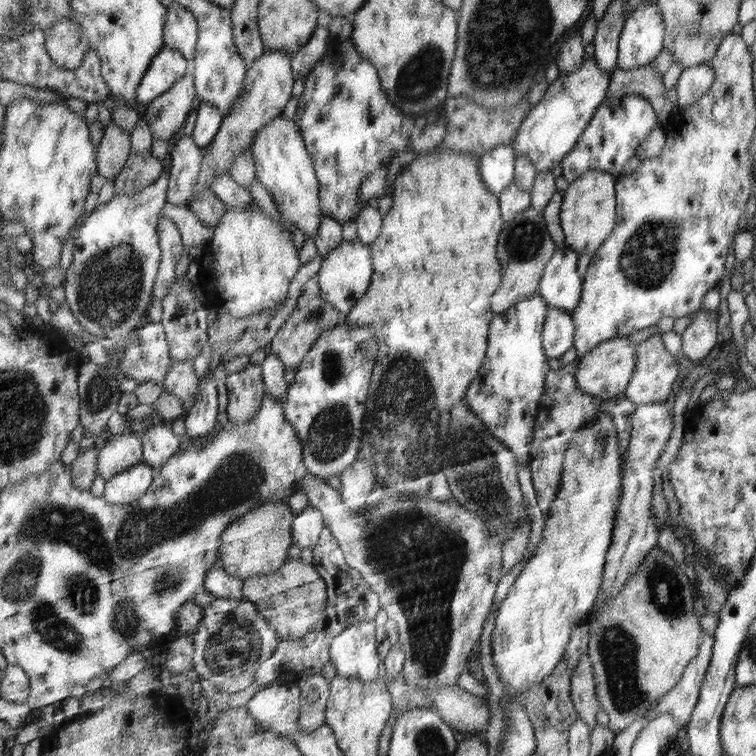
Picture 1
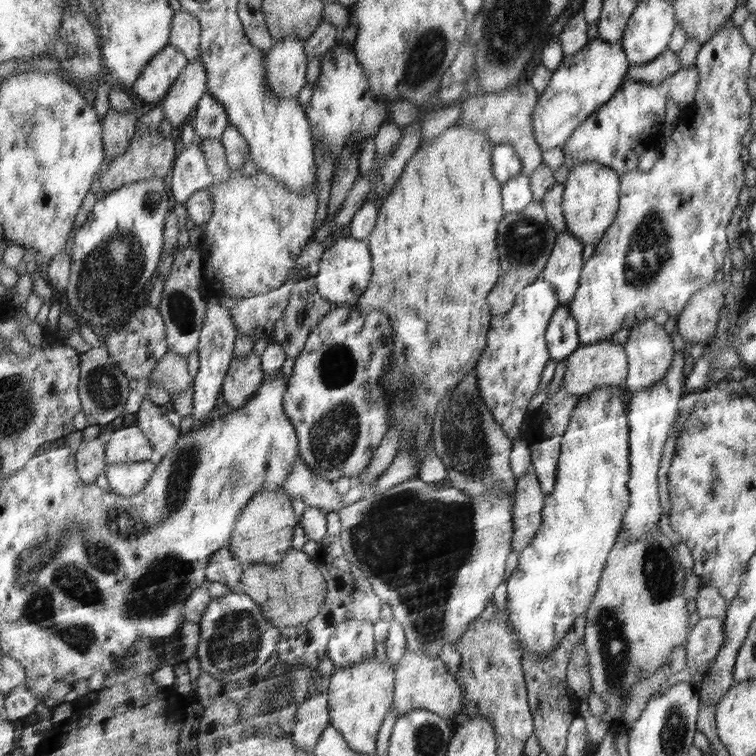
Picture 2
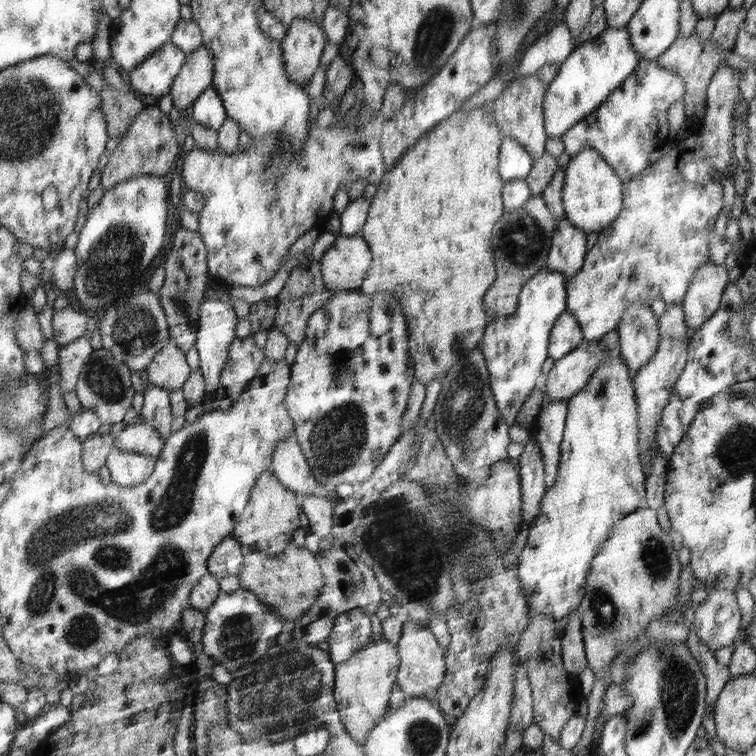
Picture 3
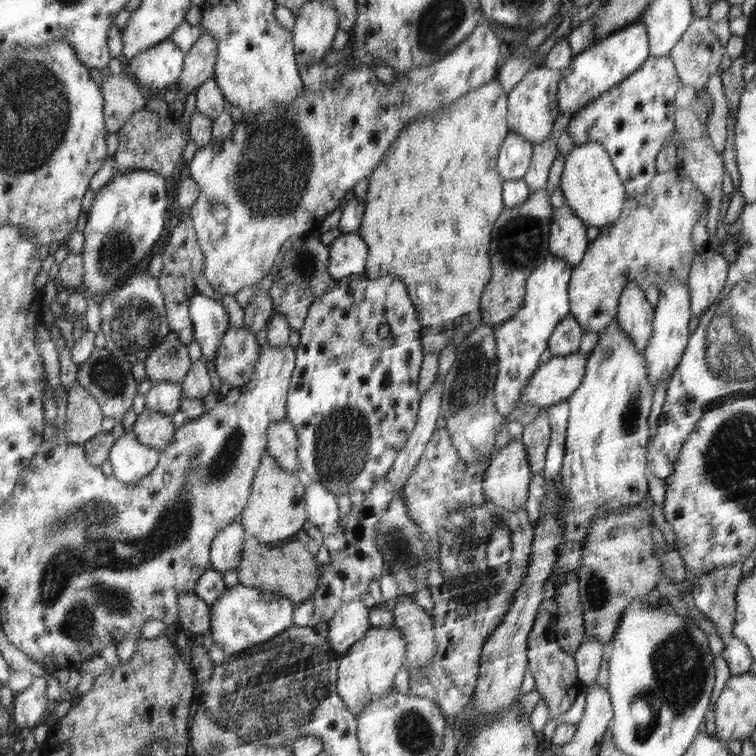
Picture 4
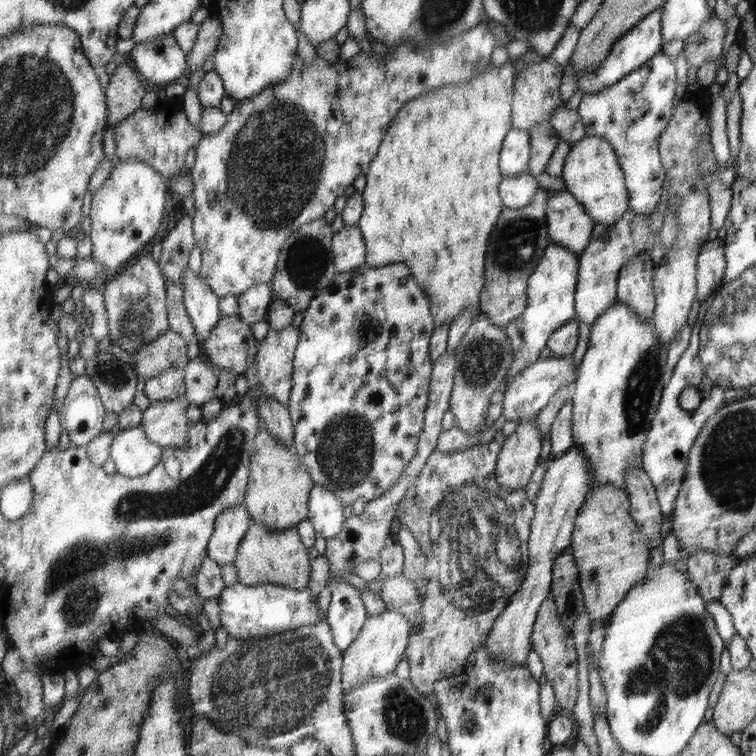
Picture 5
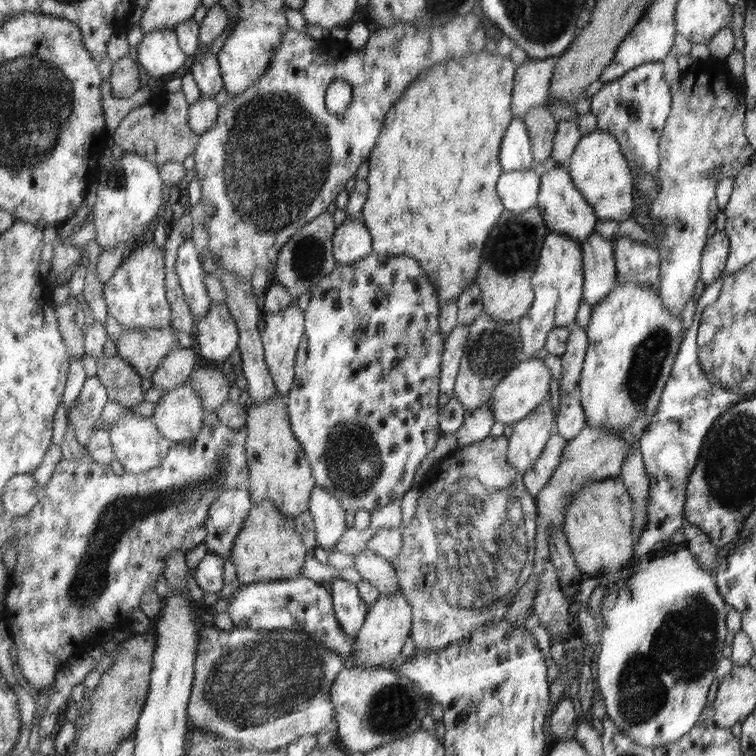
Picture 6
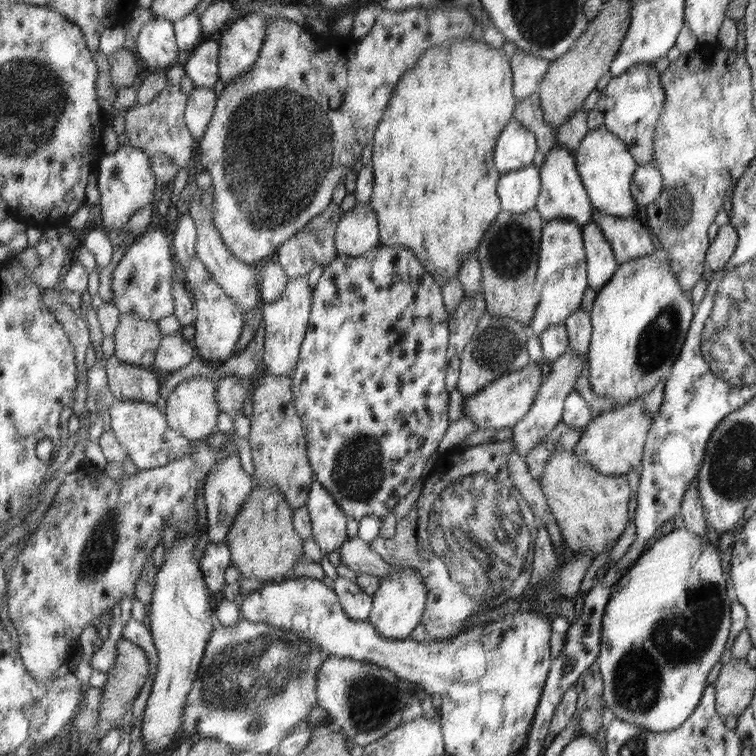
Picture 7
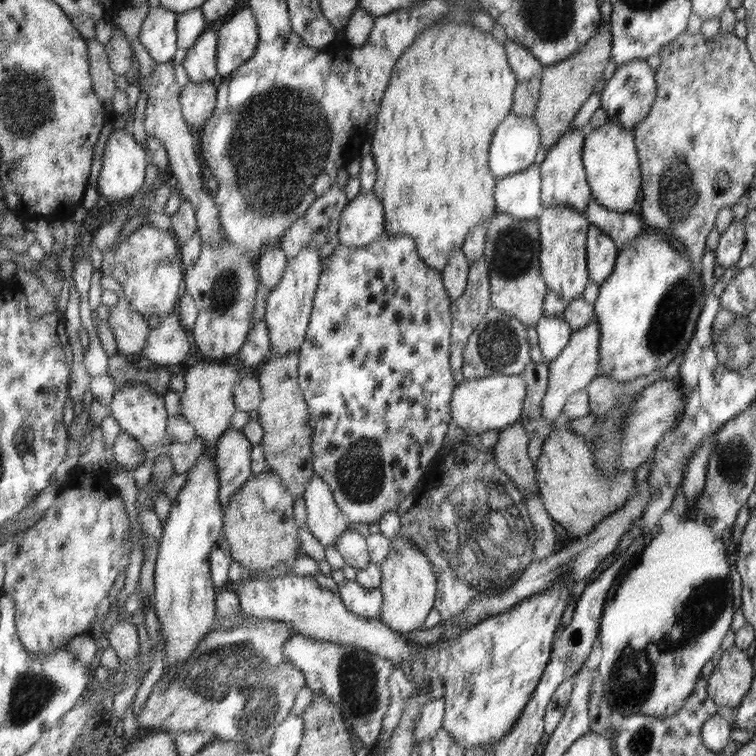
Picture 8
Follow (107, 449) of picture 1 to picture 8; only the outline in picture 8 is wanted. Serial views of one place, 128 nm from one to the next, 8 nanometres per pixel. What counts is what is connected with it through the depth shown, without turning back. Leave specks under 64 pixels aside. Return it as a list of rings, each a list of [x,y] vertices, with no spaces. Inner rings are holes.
[[[199,364],[193,366],[185,380],[187,390],[183,394],[183,414],[187,421],[197,430],[197,435],[207,442],[215,445],[231,429],[231,420],[237,412],[235,403],[235,386],[250,373],[241,365],[221,366],[221,364]]]

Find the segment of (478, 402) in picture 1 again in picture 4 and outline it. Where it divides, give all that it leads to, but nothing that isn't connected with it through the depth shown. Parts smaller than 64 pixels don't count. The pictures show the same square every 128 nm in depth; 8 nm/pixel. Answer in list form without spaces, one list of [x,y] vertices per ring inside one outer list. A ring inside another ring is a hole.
[[[549,254],[528,279],[525,306],[507,323],[495,326],[498,344],[499,374],[495,382],[495,404],[503,415],[511,414],[523,387],[541,366],[541,354],[549,348],[550,338],[559,324],[571,315],[570,283],[574,266],[567,259]]]

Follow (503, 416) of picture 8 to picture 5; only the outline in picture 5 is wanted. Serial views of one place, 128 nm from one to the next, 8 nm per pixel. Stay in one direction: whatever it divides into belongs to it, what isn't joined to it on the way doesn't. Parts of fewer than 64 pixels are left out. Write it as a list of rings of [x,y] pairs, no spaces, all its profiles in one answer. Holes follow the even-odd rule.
[[[553,356],[541,358],[528,368],[517,373],[511,379],[509,387],[505,389],[505,401],[503,401],[503,408],[505,408],[503,416],[505,420],[521,425],[522,423],[529,423],[531,420],[537,419],[537,416],[551,402],[551,399],[558,394],[559,389],[565,383],[569,383],[569,381],[577,382],[577,375],[579,375],[577,369],[578,367],[575,368],[575,364],[572,364],[571,358]]]

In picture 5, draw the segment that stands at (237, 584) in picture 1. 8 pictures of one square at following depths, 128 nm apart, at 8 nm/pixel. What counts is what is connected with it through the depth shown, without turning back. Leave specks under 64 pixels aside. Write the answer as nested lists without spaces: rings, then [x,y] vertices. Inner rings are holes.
[[[244,502],[219,513],[208,546],[209,557],[221,566],[233,566],[251,521],[251,513]]]

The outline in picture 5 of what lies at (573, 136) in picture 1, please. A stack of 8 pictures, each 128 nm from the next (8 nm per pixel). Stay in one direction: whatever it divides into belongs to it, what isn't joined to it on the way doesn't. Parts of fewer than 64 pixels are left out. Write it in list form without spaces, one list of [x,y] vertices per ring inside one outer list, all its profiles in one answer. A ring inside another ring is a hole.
[[[662,8],[652,12],[649,16],[639,22],[638,26],[632,28],[623,38],[617,40],[611,48],[611,54],[599,64],[599,68],[595,72],[583,74],[577,80],[577,90],[584,93],[597,93],[603,91],[607,87],[618,84],[631,72],[639,70],[639,68],[648,64],[654,56],[663,52],[663,10]]]

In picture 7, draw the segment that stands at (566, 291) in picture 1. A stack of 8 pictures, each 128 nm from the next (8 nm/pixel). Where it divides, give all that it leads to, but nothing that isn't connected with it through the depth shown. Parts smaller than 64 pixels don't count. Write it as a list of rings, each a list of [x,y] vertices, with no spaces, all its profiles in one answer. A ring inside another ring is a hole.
[[[557,145],[551,153],[547,154],[546,161],[540,168],[542,190],[539,195],[536,209],[546,220],[571,219],[585,227],[587,223],[594,220],[595,209],[591,202],[587,187],[581,179],[581,173],[577,169],[575,150],[567,149]]]

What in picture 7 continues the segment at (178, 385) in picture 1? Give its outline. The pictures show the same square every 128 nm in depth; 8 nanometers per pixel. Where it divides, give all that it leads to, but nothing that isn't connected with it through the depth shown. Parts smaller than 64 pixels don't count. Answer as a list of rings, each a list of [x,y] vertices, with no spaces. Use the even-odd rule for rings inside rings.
[[[133,312],[120,314],[114,333],[115,356],[127,364],[151,370],[163,336],[157,322],[144,320]]]

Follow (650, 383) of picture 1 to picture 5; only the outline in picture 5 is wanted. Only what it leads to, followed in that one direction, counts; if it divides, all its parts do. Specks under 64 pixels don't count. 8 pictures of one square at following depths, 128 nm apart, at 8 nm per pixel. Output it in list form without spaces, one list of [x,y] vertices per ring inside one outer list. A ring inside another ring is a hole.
[[[639,255],[625,263],[618,280],[618,301],[633,307],[634,312],[648,322],[653,320],[656,310],[653,272],[656,272],[655,262],[651,256]]]

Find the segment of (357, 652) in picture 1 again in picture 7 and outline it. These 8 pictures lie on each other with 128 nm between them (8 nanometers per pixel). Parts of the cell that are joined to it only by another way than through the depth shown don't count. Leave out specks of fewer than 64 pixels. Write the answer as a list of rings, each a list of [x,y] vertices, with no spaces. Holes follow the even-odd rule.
[[[337,577],[334,580],[334,589],[340,598],[343,609],[355,621],[365,621],[373,610],[373,595],[363,590],[356,582],[347,578]]]

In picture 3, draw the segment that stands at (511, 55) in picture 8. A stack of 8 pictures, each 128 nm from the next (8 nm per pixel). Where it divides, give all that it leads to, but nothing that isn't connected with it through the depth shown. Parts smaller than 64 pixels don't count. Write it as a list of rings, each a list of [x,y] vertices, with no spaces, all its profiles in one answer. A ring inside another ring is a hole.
[[[537,73],[524,77],[518,76],[512,84],[495,100],[495,119],[501,127],[504,137],[511,137],[519,141],[533,159],[541,157],[545,153],[545,142],[547,142],[547,127],[545,127],[545,109],[543,102],[550,84],[544,82]]]

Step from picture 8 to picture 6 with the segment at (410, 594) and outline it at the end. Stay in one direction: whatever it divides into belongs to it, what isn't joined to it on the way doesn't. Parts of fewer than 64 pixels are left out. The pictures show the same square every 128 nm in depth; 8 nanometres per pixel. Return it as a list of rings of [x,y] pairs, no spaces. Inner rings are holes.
[[[401,590],[395,595],[380,595],[375,605],[371,606],[367,613],[366,622],[361,627],[355,642],[355,667],[379,667],[394,668],[395,659],[401,655],[405,648],[405,642],[411,637],[414,624],[413,607],[407,599],[407,595]]]

